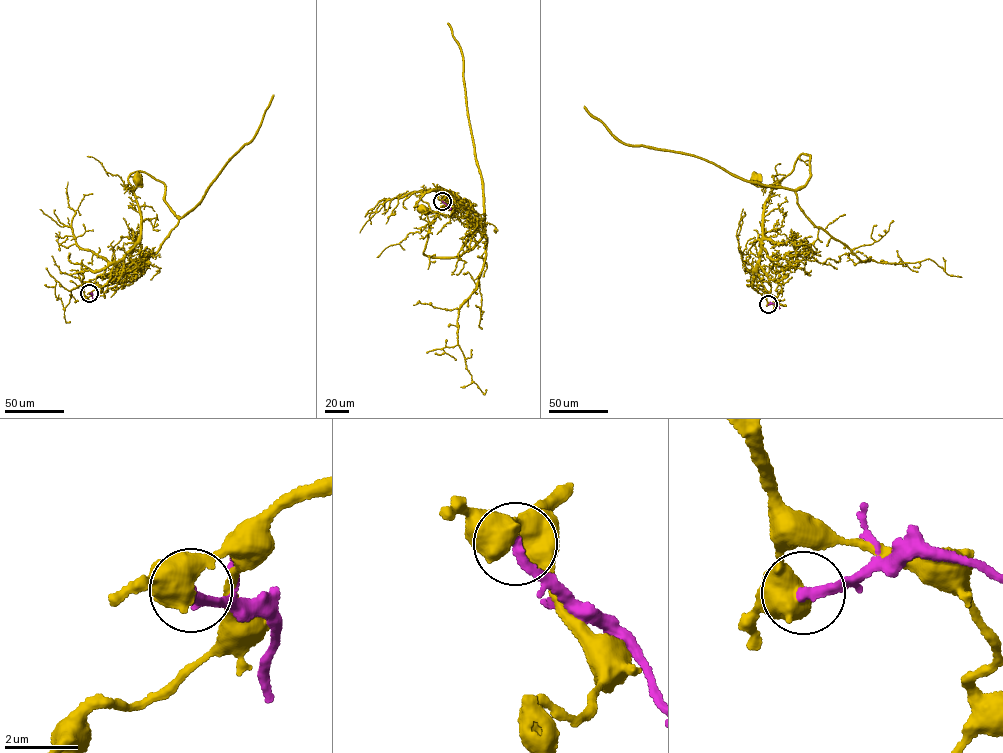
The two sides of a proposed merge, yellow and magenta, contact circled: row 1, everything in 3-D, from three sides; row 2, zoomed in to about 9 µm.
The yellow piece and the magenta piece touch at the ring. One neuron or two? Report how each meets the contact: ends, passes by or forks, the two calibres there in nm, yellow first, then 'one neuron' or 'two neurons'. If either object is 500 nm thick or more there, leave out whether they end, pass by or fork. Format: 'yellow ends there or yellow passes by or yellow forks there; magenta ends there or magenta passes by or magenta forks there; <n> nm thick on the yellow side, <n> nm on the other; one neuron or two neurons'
550 nm thick on the yellow side, 280 nm on the other; two neurons

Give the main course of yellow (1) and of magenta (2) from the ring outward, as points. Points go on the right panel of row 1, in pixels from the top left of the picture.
1: (768, 304), (757, 272), (762, 247), (763, 205), (778, 182), (757, 186), (754, 181)
2: (768, 304), (780, 308)

